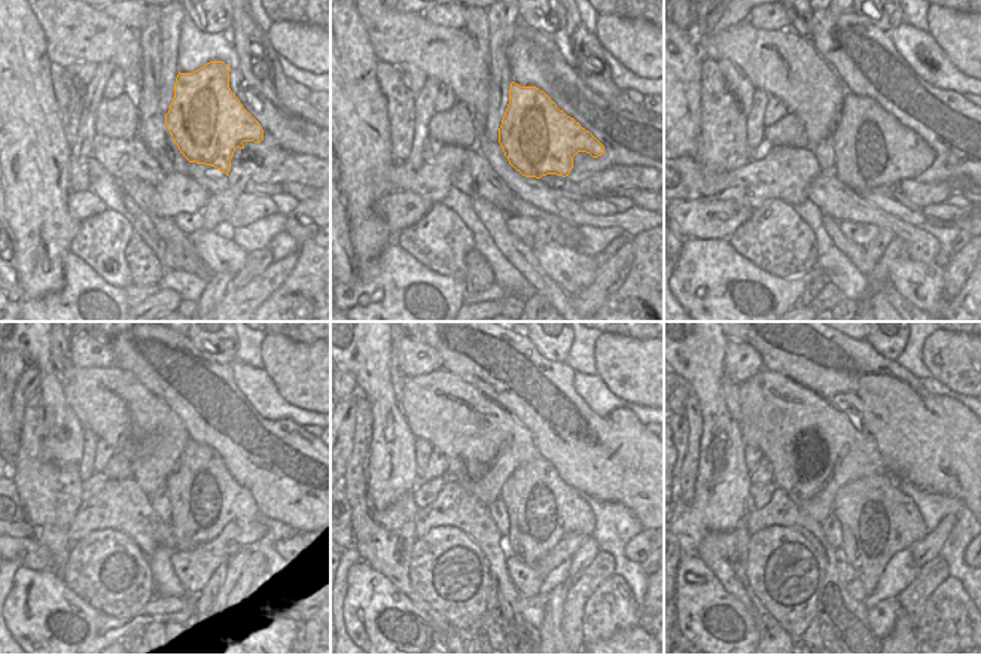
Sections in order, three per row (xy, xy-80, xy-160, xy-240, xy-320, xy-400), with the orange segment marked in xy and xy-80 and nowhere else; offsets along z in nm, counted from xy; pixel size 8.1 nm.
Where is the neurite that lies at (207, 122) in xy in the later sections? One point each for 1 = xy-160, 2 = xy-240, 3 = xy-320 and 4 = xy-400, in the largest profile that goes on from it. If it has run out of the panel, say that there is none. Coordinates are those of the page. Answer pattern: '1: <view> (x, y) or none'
1: xy-160 (873, 149)
2: xy-240 (204, 497)
3: xy-320 (542, 508)
4: xy-400 (877, 518)

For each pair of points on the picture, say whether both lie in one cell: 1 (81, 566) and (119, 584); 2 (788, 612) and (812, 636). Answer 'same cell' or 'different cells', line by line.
1: same cell
2: different cells

